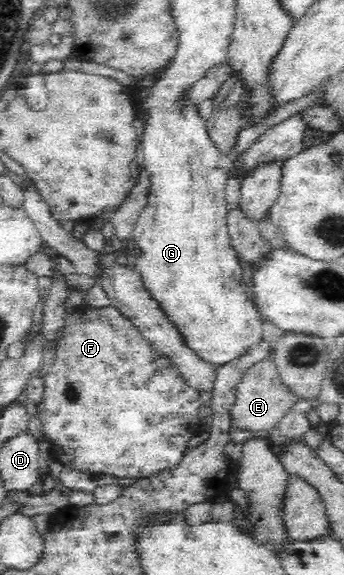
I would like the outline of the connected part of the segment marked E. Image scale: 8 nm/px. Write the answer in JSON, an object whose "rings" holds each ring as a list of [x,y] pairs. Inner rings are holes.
{"rings":[[[269,348],[266,355],[244,373],[236,393],[237,397],[231,411],[235,421],[234,426],[249,431],[269,432],[280,421],[282,415],[286,415],[299,400],[298,396],[282,381],[273,348]]]}

